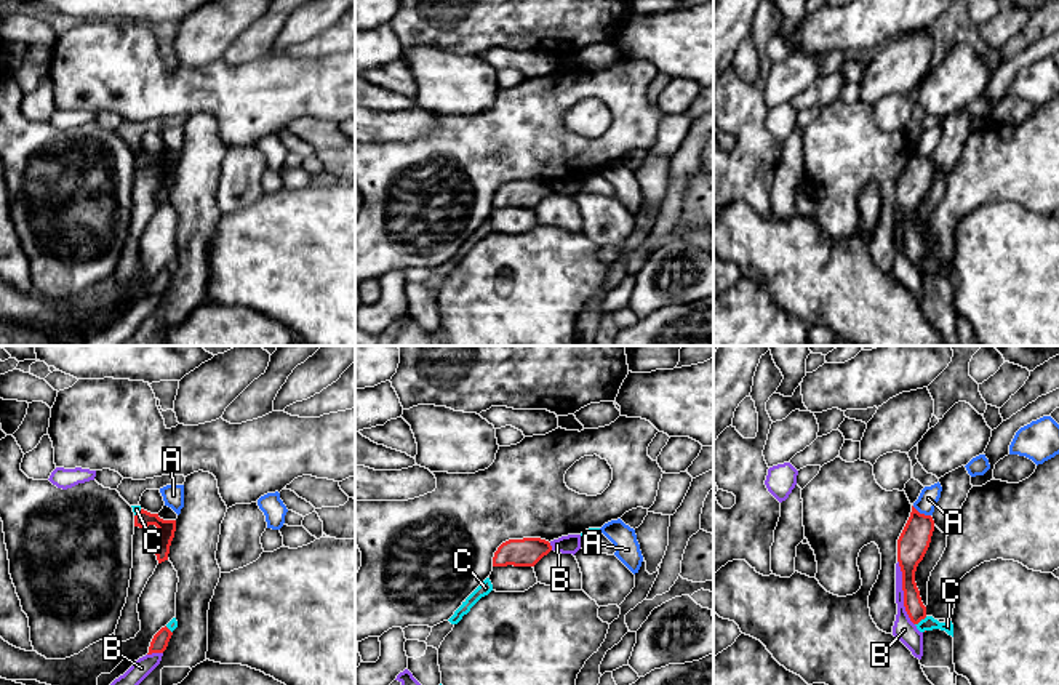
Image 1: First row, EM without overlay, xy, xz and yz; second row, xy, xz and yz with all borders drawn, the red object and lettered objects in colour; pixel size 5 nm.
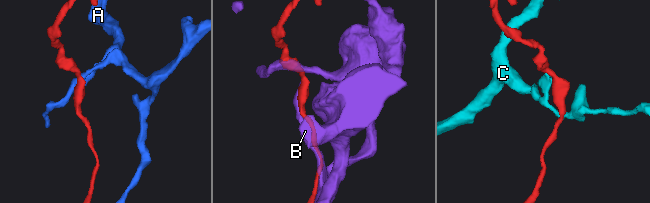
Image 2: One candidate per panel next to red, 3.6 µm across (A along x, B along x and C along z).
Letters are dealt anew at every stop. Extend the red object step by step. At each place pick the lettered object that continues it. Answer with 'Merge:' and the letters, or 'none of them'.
Merge: none of them

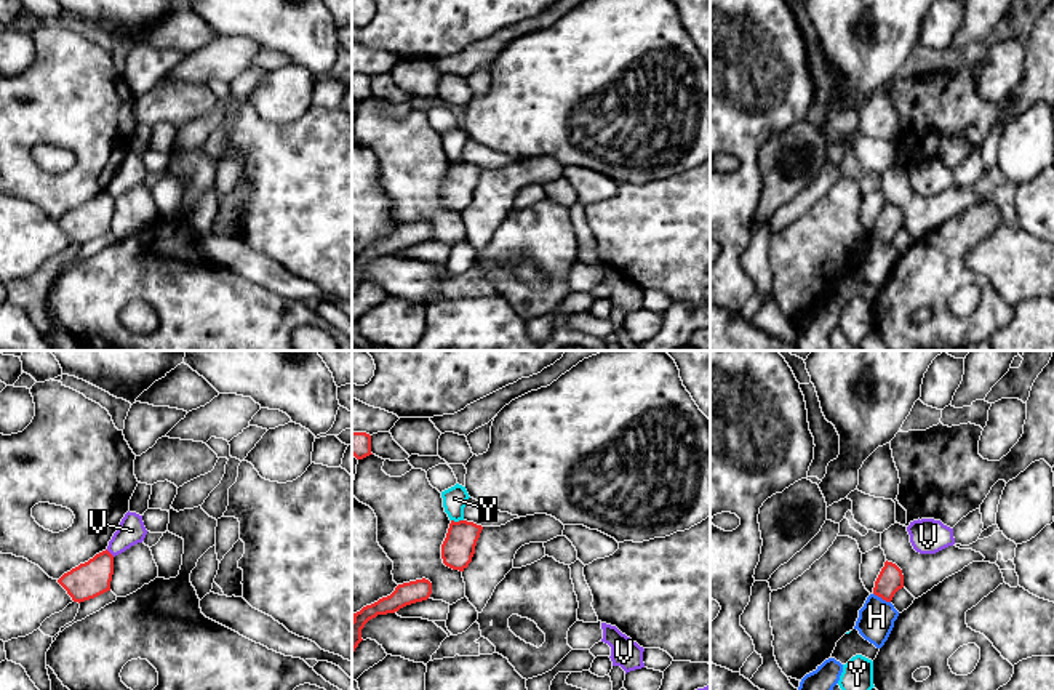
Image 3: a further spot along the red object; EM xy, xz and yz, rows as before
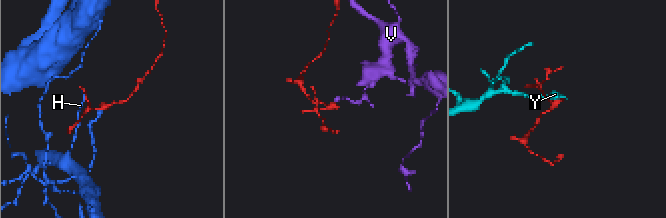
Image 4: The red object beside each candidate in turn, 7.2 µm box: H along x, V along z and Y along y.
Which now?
Merge: none of them

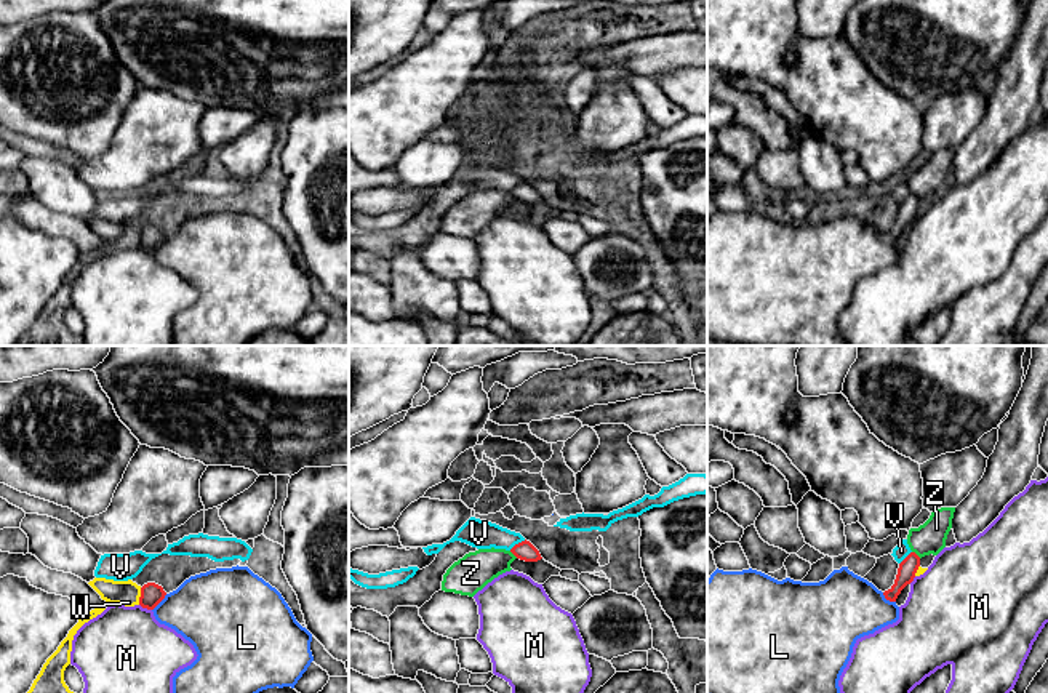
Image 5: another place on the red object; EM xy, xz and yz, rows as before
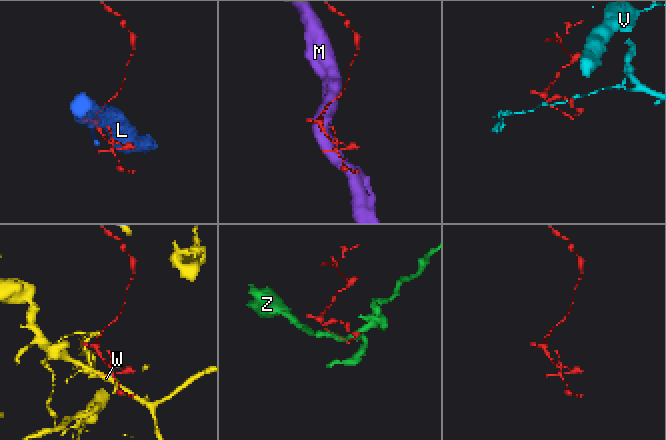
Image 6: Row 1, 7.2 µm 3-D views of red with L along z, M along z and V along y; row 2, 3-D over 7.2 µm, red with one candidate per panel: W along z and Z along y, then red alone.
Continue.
Merge: none of them

